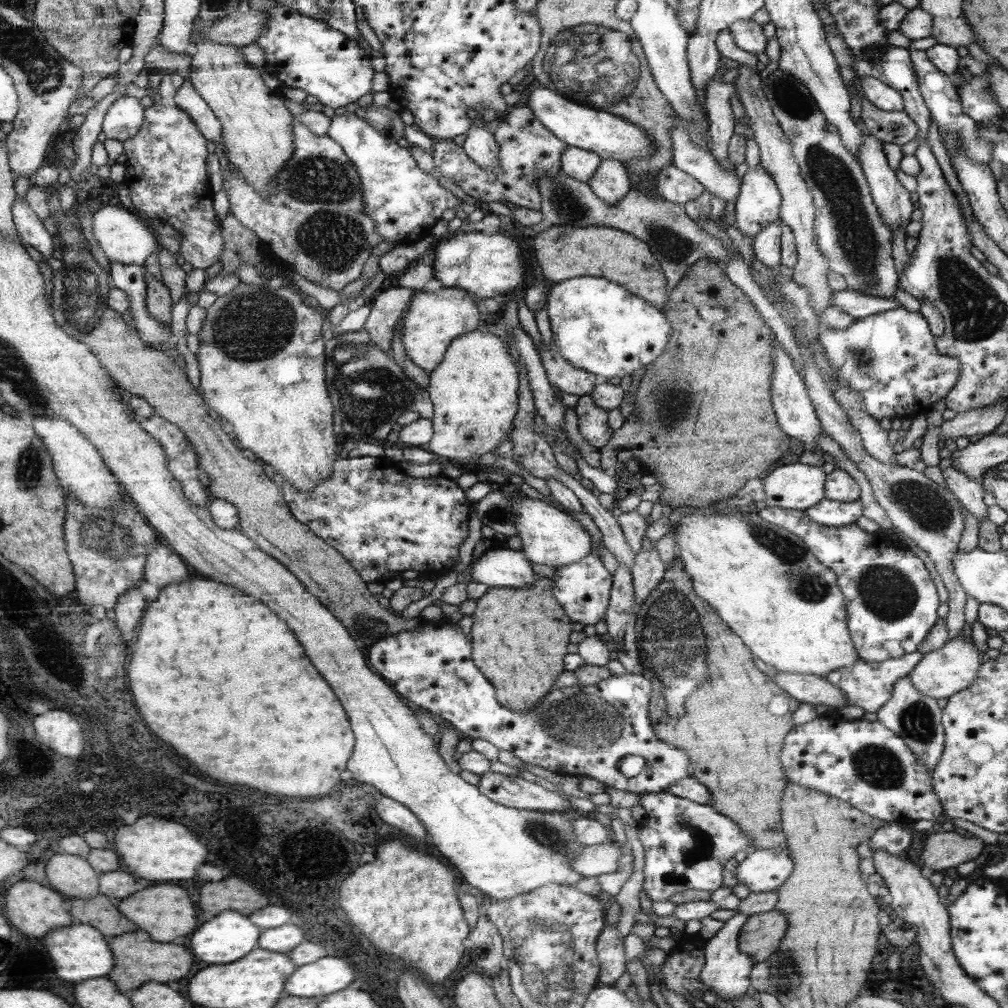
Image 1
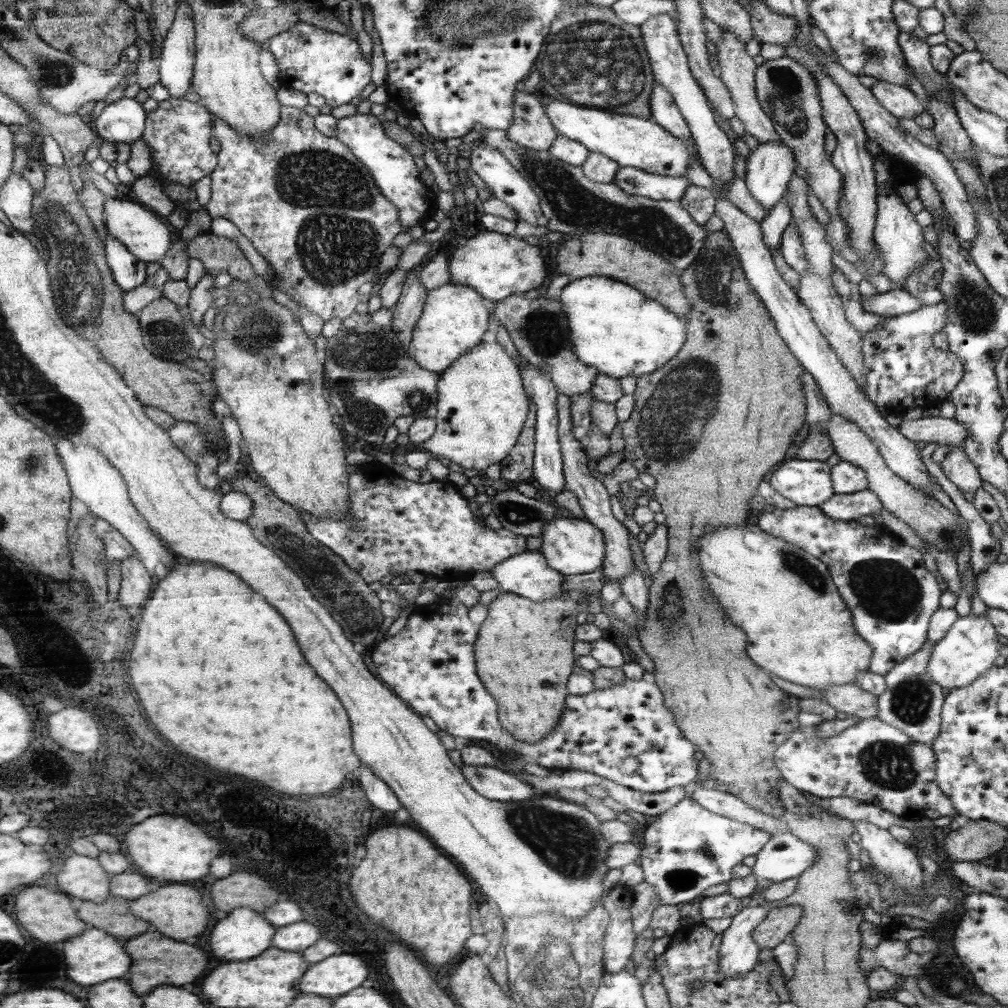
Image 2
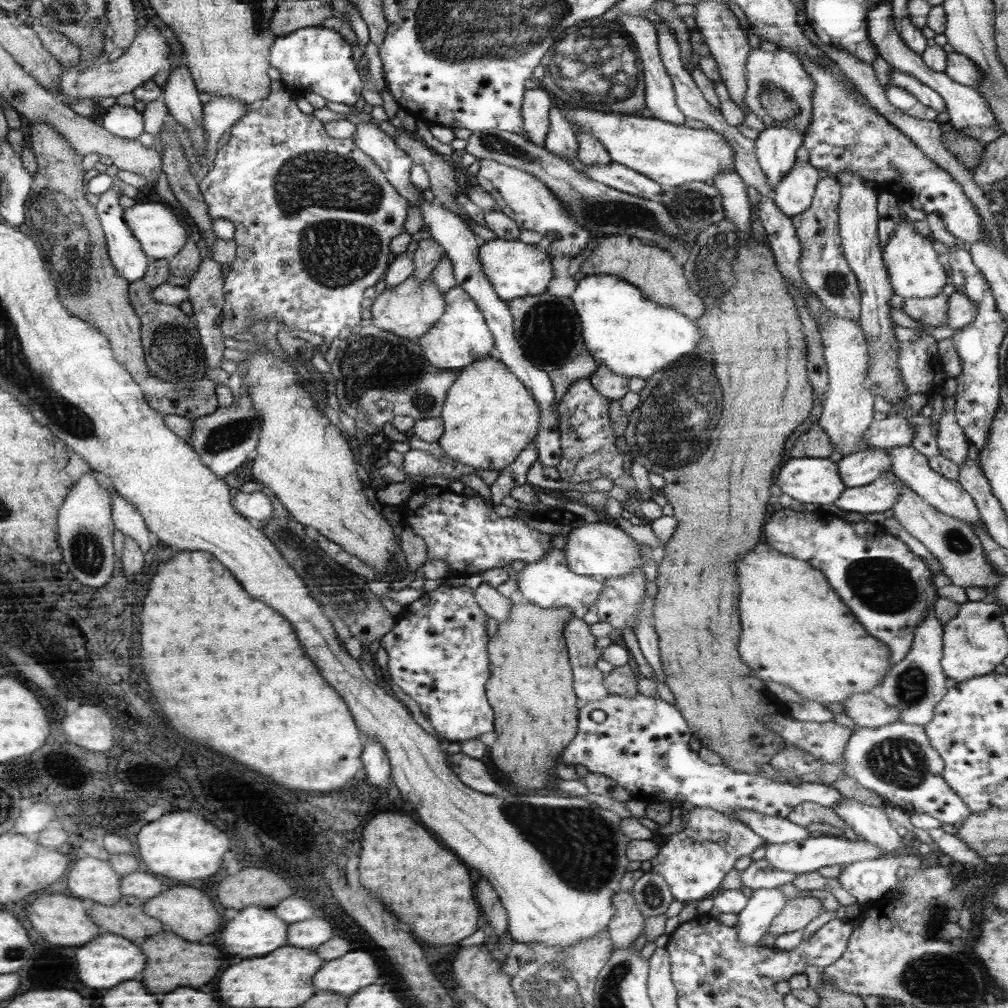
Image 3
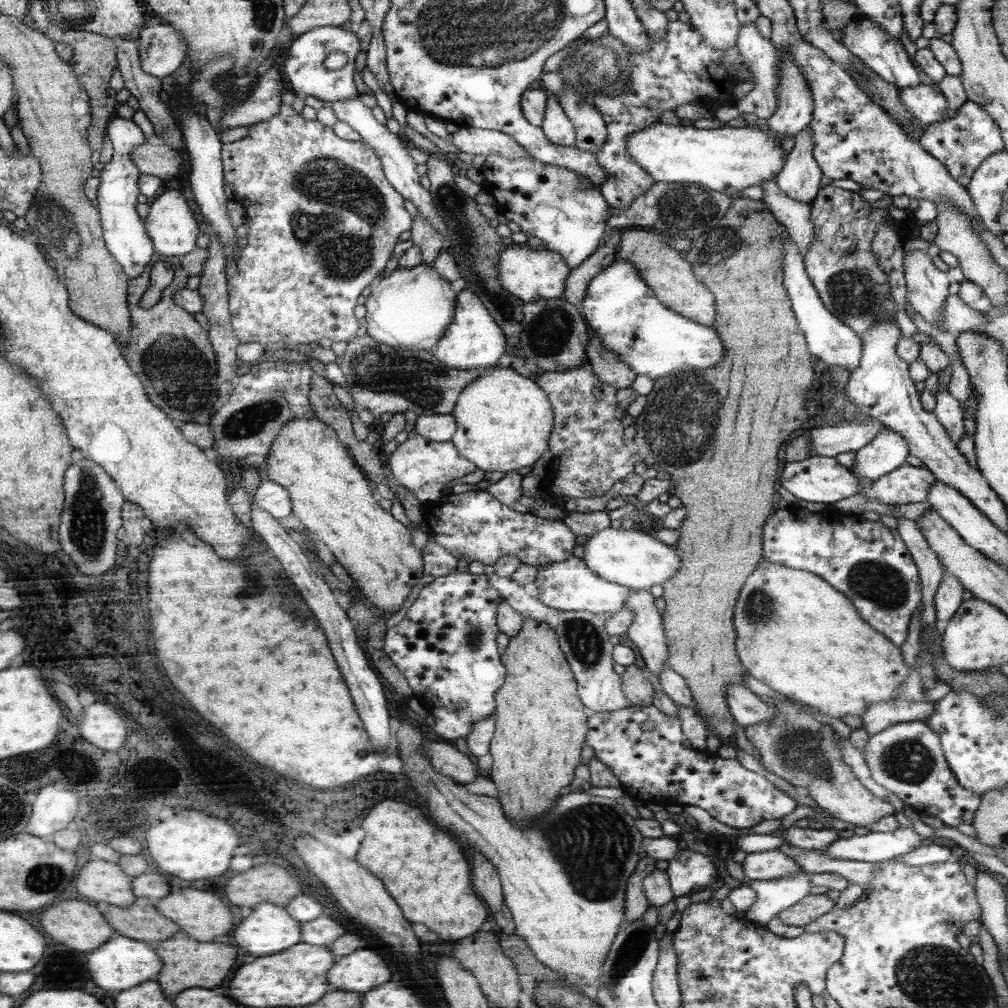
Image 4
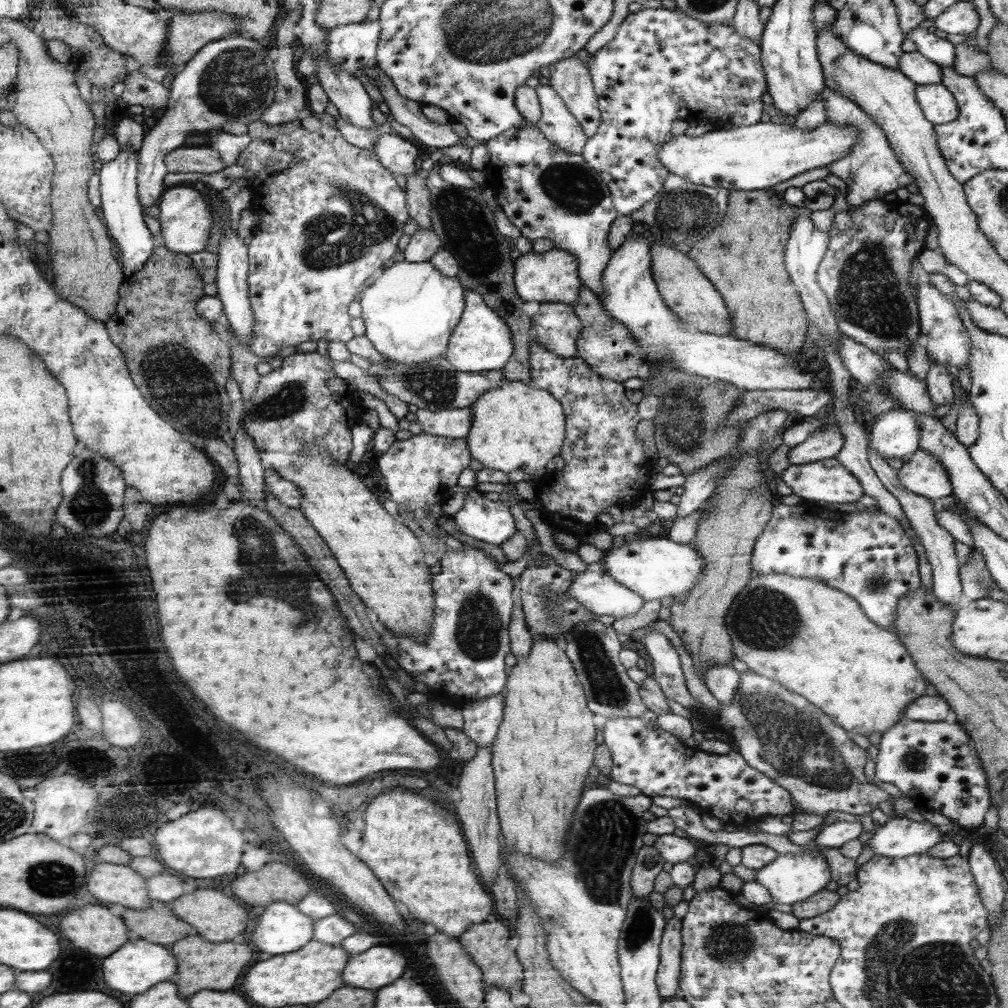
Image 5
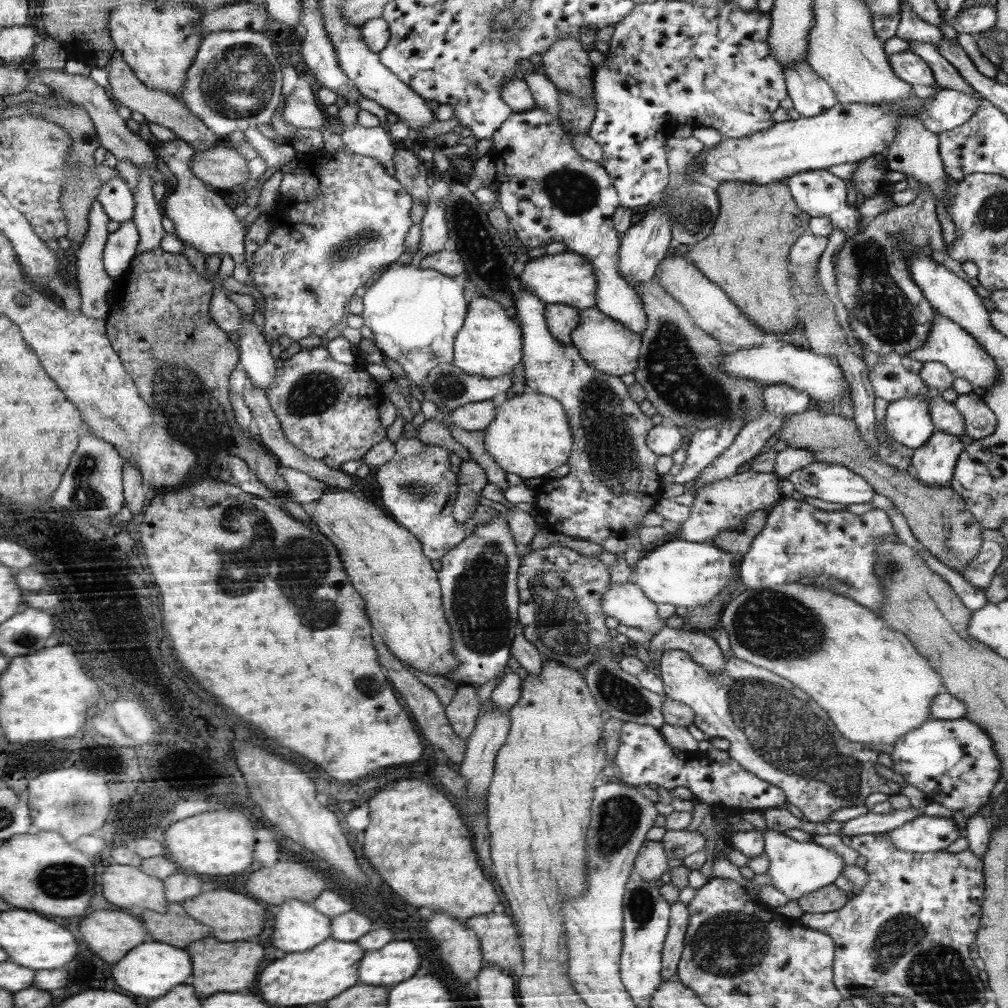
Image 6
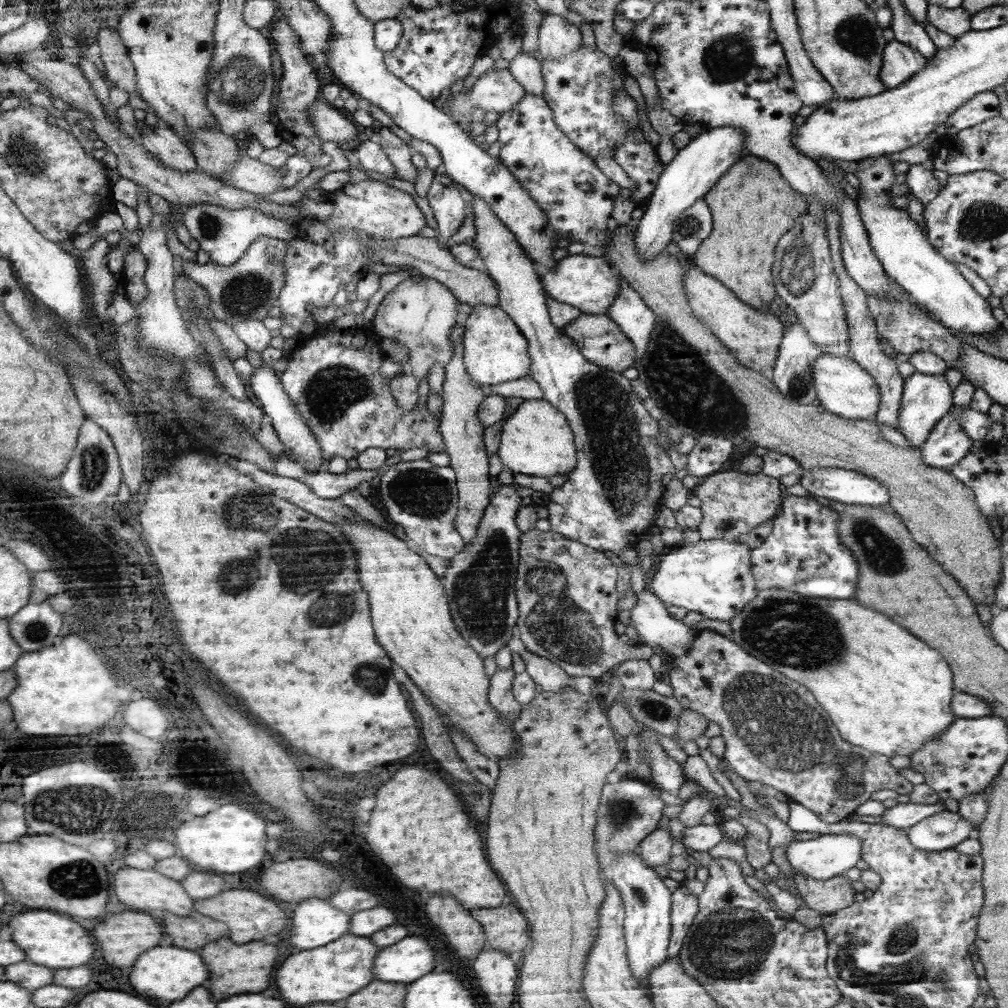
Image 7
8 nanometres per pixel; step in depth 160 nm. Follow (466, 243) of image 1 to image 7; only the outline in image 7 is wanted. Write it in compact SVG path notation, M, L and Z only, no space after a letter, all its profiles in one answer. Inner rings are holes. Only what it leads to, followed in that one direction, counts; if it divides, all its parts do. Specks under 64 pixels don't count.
M573 254L567 255L553 268L547 268L541 280L544 282L548 298L561 301L563 304L574 305L582 313L588 315L606 315L621 294L621 281L609 261L604 257Z

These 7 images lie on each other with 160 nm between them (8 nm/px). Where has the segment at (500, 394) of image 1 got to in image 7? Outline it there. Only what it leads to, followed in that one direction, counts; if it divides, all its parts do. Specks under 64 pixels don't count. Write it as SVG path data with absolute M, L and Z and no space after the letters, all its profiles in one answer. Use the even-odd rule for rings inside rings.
M526 400L516 411L501 422L500 456L503 466L512 472L542 476L551 480L559 474L570 474L575 470L577 451L574 445L574 434L569 422L555 405L550 401Z

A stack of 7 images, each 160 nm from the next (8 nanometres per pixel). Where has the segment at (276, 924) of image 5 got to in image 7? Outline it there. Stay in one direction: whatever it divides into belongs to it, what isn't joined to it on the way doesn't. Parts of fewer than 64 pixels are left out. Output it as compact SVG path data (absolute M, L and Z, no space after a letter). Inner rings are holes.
M302 900L292 908L292 916L290 942L302 950L325 947L352 930L351 914L327 900Z

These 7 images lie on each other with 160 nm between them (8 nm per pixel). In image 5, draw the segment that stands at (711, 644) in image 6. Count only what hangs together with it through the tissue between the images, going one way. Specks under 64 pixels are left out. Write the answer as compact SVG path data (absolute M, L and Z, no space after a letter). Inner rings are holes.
M710 665L702 675L704 684L721 704L731 703L733 696L742 691L739 688L741 673L730 665Z

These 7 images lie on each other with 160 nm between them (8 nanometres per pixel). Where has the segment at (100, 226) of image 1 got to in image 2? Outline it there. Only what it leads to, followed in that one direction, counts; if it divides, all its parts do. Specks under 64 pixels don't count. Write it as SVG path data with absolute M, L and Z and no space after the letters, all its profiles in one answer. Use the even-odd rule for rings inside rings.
M127 194L117 199L107 198L103 207L108 233L121 240L122 244L125 244L126 248L140 260L146 261L149 265L158 265L160 258L164 258L172 244L172 232L168 224L164 224L164 218L150 212L148 207L140 206L140 203L135 202Z

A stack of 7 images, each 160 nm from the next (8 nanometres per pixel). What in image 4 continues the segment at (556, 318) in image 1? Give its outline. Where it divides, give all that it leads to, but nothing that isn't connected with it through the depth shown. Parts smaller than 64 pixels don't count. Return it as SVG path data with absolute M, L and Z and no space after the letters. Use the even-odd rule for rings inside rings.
M615 260L597 274L580 310L606 349L618 355L637 375L648 376L654 382L675 374L697 374L716 366L724 356L725 344L717 330L669 309L630 261Z

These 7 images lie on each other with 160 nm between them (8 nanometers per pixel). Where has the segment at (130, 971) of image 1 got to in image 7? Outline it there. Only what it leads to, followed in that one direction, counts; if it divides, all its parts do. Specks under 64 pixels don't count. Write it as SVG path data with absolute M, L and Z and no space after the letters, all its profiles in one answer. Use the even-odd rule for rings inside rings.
M224 937L202 947L202 958L210 964L210 982L208 988L218 996L218 1000L230 998L242 992L264 992L270 986L270 978L276 970L276 946L262 940L254 944L234 944L235 941Z

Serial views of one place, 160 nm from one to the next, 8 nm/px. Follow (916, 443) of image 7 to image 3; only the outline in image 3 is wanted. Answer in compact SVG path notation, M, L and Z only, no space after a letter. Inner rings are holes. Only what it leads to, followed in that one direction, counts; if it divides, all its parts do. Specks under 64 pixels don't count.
M864 450L864 452L856 452L855 454L843 456L840 461L836 462L838 465L838 472L843 483L848 488L856 488L864 486L879 479L885 473L885 470L890 471L892 466L892 460L887 455L885 450Z

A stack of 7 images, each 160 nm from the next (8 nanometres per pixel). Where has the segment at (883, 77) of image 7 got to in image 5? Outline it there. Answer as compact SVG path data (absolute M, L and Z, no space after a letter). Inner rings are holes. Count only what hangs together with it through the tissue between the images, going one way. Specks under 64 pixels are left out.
M918 51L903 52L897 69L916 84L940 84L942 80L941 66L928 60Z

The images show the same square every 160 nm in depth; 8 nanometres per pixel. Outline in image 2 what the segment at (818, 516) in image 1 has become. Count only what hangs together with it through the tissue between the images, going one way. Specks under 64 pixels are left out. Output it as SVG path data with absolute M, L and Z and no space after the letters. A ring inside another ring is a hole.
M866 488L855 493L835 494L818 507L831 519L857 521L861 516L870 516L880 512L883 504L875 492Z

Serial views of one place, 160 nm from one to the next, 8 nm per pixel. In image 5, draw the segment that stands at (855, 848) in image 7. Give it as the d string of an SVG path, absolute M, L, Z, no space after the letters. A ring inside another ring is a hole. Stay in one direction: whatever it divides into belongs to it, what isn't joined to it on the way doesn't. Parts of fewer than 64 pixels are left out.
M779 854L776 860L759 868L756 873L756 881L766 887L773 896L773 903L791 904L801 903L824 890L831 880L831 872L828 861L816 854Z

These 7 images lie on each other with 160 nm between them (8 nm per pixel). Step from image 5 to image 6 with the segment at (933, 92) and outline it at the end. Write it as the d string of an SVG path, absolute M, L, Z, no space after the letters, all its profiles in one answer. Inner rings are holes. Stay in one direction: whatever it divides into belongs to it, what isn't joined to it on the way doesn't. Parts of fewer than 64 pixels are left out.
M942 88L934 94L932 101L924 105L920 114L922 124L934 134L951 131L962 126L976 114L978 93L965 93Z

